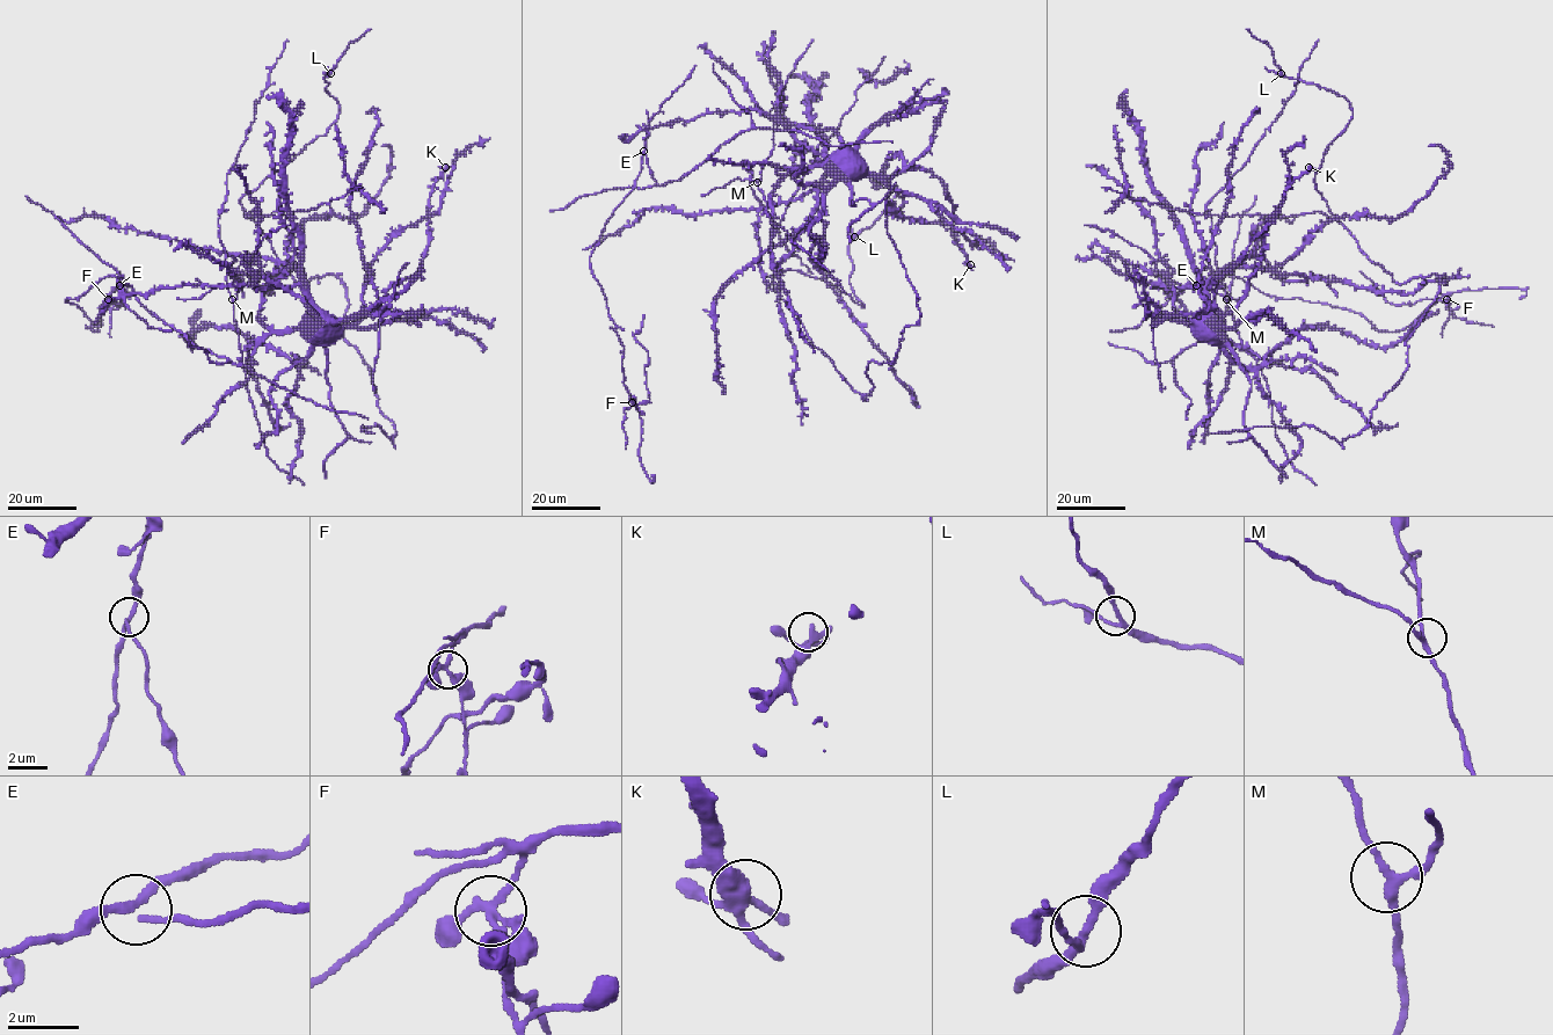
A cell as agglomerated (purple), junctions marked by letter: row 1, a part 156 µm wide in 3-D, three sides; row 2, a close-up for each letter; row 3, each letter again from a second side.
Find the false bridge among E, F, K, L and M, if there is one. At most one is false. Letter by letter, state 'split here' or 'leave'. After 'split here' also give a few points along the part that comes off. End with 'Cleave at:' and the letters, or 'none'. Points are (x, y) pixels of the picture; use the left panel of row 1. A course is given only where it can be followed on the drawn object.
E: leave
F: split here | (108, 299), (111, 307), (121, 305), (124, 301), (122, 298), (123, 305), (109, 294), (119, 271)
K: leave
L: leave
M: leave
Cleave at: F

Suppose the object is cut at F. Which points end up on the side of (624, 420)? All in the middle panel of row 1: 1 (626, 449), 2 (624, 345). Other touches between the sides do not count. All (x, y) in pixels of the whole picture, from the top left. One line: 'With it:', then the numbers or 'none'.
With it: 1

